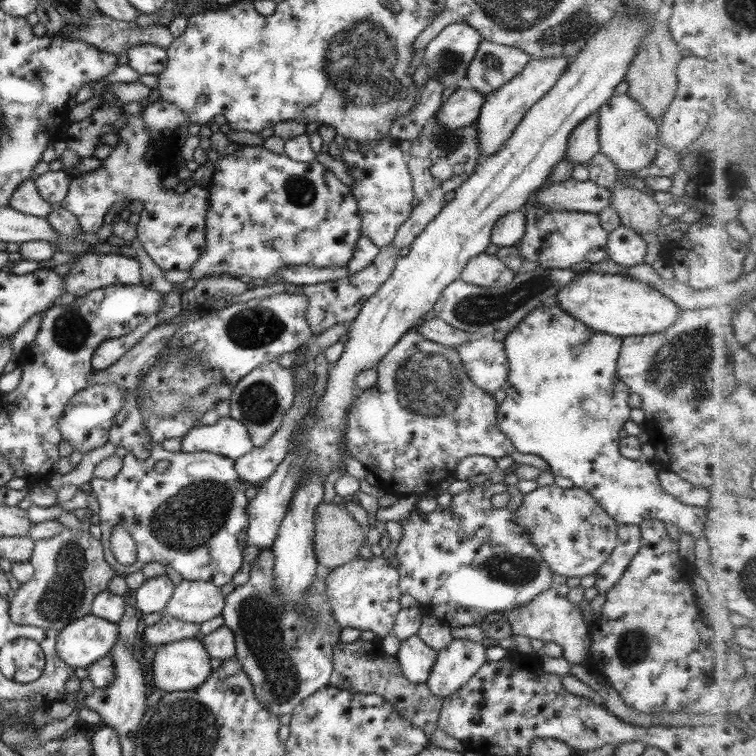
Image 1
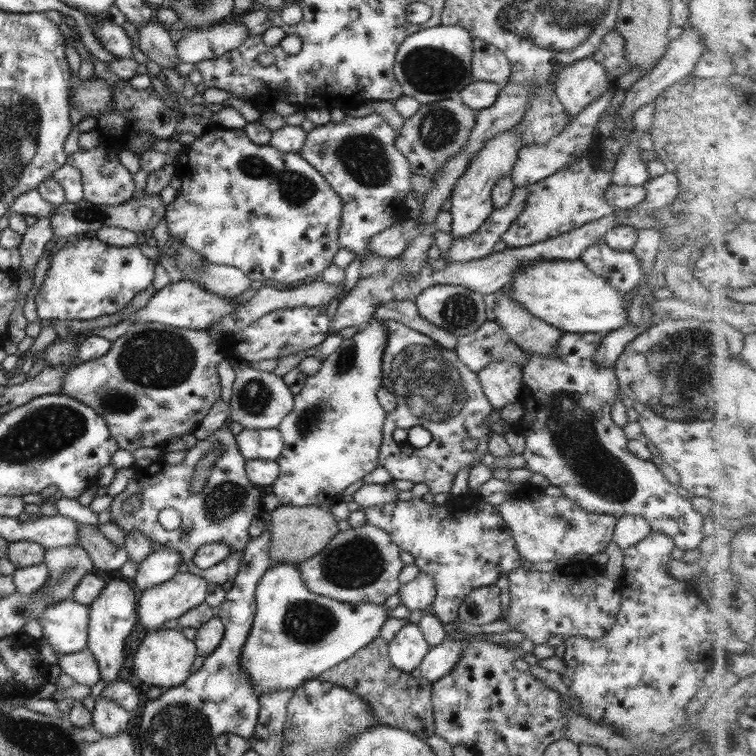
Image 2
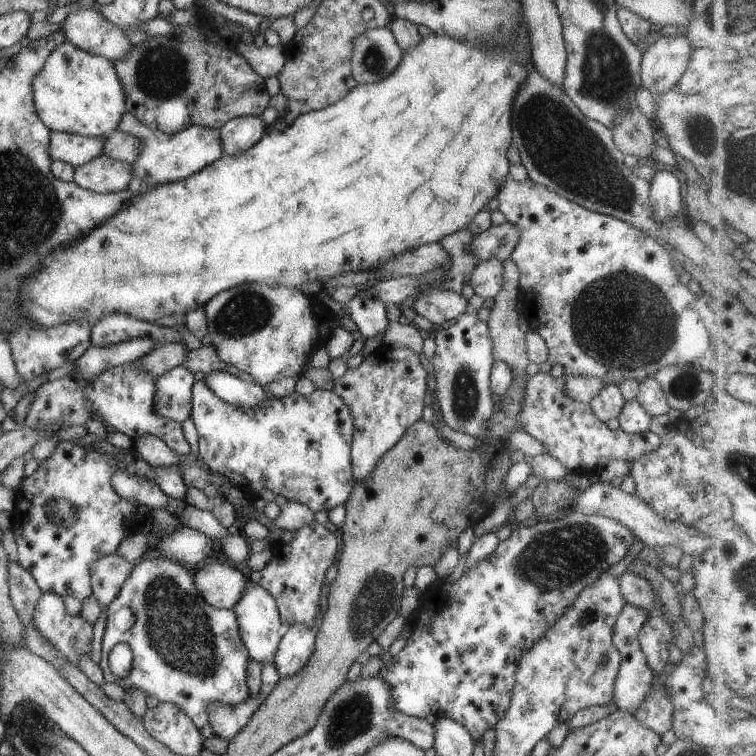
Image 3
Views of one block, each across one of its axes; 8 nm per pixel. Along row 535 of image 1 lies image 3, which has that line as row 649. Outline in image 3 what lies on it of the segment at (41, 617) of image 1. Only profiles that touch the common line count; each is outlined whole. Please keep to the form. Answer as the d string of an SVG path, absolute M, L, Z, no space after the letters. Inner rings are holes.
M42 592L31 614L31 622L55 652L59 652L71 666L78 666L81 656L91 654L93 623L67 615L61 599L54 593Z

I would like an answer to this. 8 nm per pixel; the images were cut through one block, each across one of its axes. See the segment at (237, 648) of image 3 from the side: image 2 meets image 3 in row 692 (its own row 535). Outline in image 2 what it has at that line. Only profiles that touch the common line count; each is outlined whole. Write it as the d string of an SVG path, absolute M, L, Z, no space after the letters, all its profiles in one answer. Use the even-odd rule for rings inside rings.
M227 415L223 426L219 427L219 430L211 432L205 440L197 441L193 448L183 452L182 460L175 465L159 461L146 467L141 467L138 463L132 465L132 479L129 480L123 491L112 498L111 505L109 505L109 522L115 523L125 534L130 530L138 530L149 540L157 541L161 545L172 548L175 552L180 552L179 558L185 564L187 572L205 579L206 582L218 585L227 580L232 581L236 577L242 548L250 537L248 535L249 523L253 518L263 514L261 492L257 490L255 485L249 483L249 479L244 472L245 460L239 454L235 437L229 431L229 421L230 418ZM217 446L223 446L223 453L211 465L207 483L203 485L203 489L197 494L189 493L189 482L195 474L195 464L201 460L201 456L205 452L209 452ZM135 494L141 497L141 506L132 513L121 512L123 503ZM167 508L179 512L180 524L176 529L163 529L157 521L157 514ZM214 542L226 544L232 550L229 557L205 570L194 566L192 559L197 548L202 544Z

